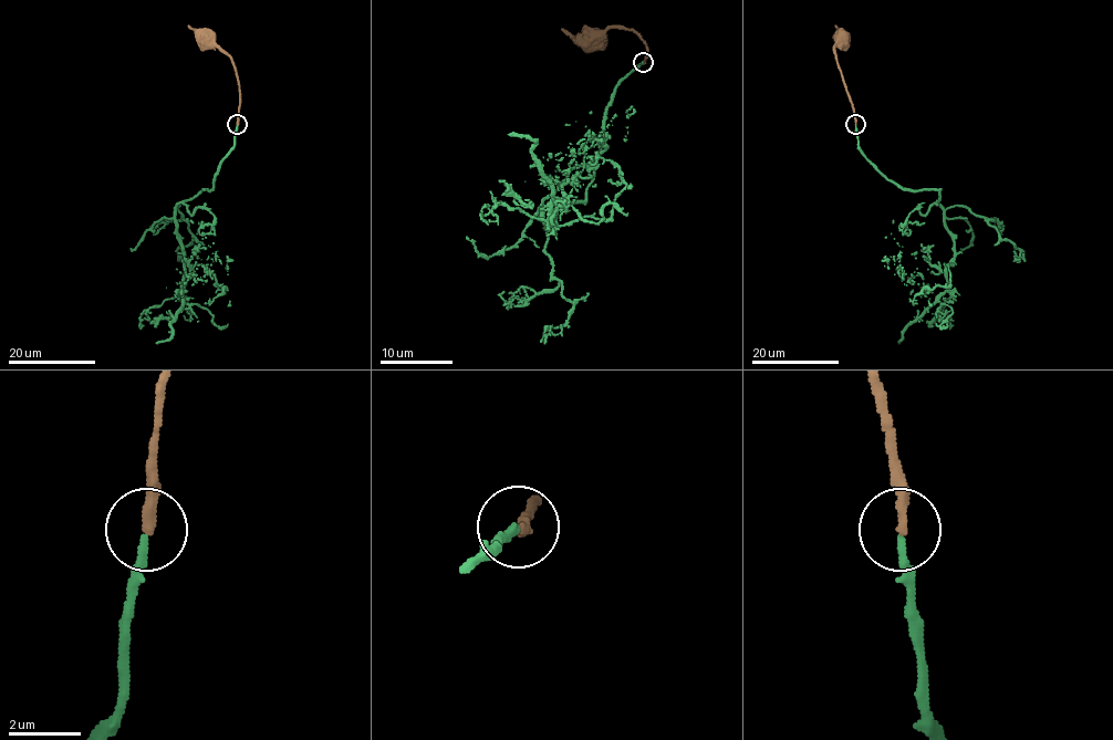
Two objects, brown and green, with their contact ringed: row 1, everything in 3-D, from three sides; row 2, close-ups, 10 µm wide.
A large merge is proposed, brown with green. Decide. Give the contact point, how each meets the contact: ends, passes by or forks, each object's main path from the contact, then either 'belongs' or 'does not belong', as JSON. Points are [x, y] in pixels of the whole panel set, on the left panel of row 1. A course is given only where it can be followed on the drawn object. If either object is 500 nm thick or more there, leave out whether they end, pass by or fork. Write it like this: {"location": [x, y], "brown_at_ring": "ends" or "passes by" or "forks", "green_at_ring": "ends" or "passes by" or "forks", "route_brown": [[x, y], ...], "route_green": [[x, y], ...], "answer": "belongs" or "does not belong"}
{"location": [237, 124], "brown_at_ring": "ends", "green_at_ring": "ends", "route_brown": [[237, 124], [239, 83], [232, 60], [208, 40]], "route_green": [[237, 125], [212, 187], [176, 210], [183, 295], [186, 275], [201, 279], [215, 256], [228, 262], [227, 271]], "answer": "belongs"}

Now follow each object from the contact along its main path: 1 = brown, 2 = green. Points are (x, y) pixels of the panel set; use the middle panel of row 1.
1: (643, 63), (646, 44), (635, 32), (610, 28), (599, 39), (595, 38)
2: (643, 63), (606, 106), (586, 197), (548, 197), (547, 222), (544, 174), (626, 110), (626, 138)

